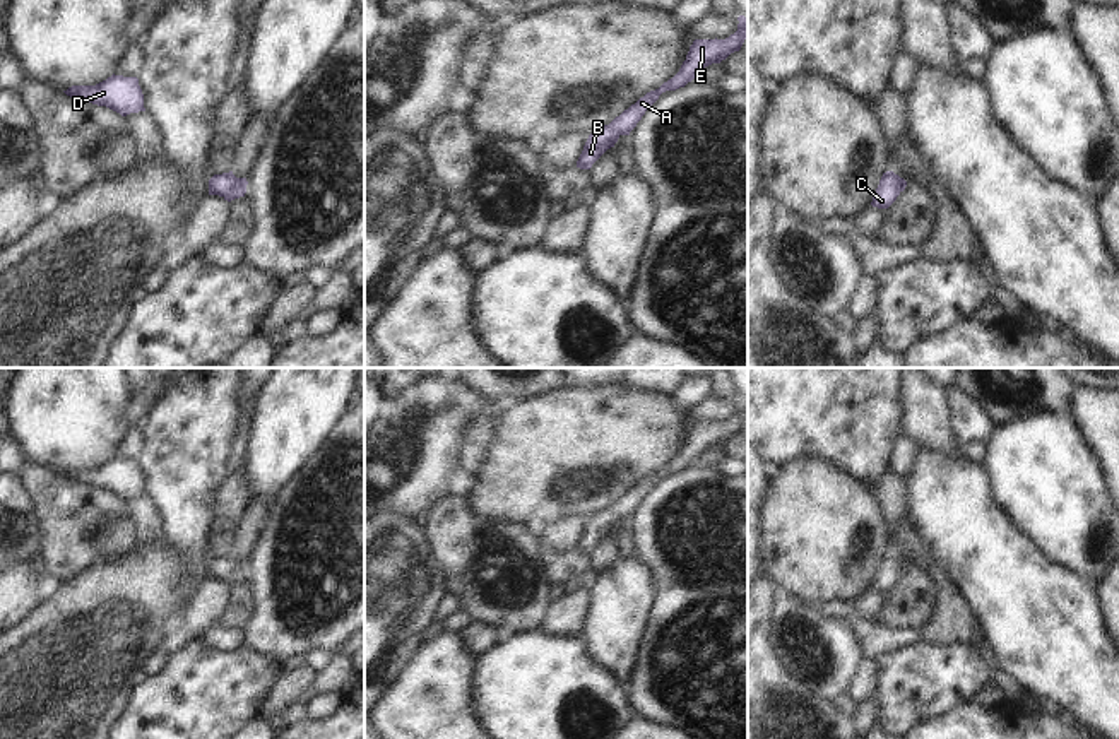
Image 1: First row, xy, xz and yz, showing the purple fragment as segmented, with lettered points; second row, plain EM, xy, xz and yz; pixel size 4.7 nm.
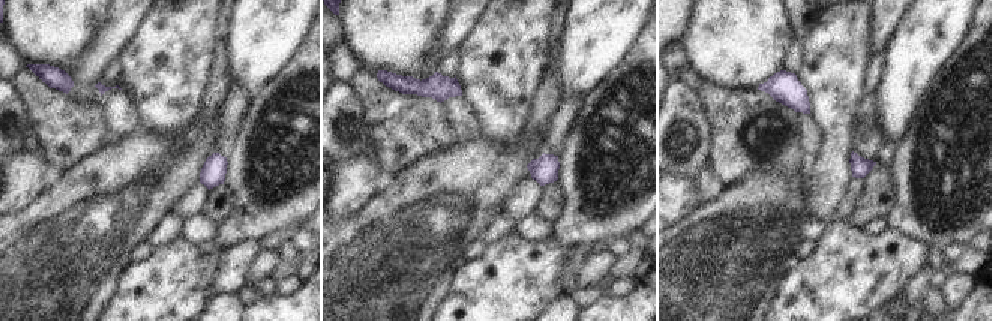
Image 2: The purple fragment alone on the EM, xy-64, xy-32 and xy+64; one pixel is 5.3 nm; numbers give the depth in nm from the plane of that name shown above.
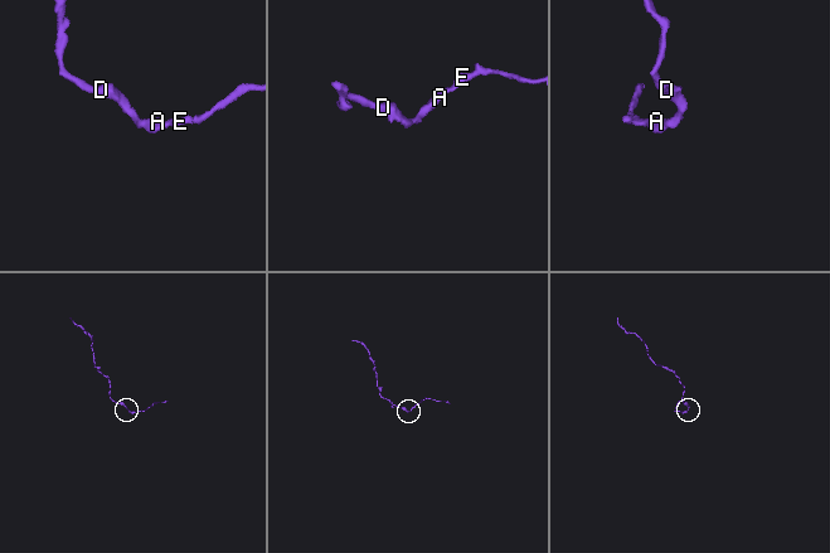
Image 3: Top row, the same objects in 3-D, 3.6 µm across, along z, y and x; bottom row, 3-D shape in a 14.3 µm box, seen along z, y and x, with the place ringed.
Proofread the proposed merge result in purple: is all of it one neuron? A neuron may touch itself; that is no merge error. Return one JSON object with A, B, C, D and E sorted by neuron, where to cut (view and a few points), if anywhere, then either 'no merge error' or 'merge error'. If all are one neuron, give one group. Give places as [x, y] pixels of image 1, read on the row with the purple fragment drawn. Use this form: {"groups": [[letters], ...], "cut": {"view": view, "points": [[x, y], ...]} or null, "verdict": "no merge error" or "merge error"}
{"groups": [["A", "B", "C", "D", "E"]], "cut": null, "verdict": "no merge error"}

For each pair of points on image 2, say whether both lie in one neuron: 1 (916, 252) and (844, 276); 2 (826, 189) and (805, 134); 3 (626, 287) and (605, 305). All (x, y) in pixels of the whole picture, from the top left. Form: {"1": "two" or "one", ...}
{"1": "one", "2": "two", "3": "two"}

